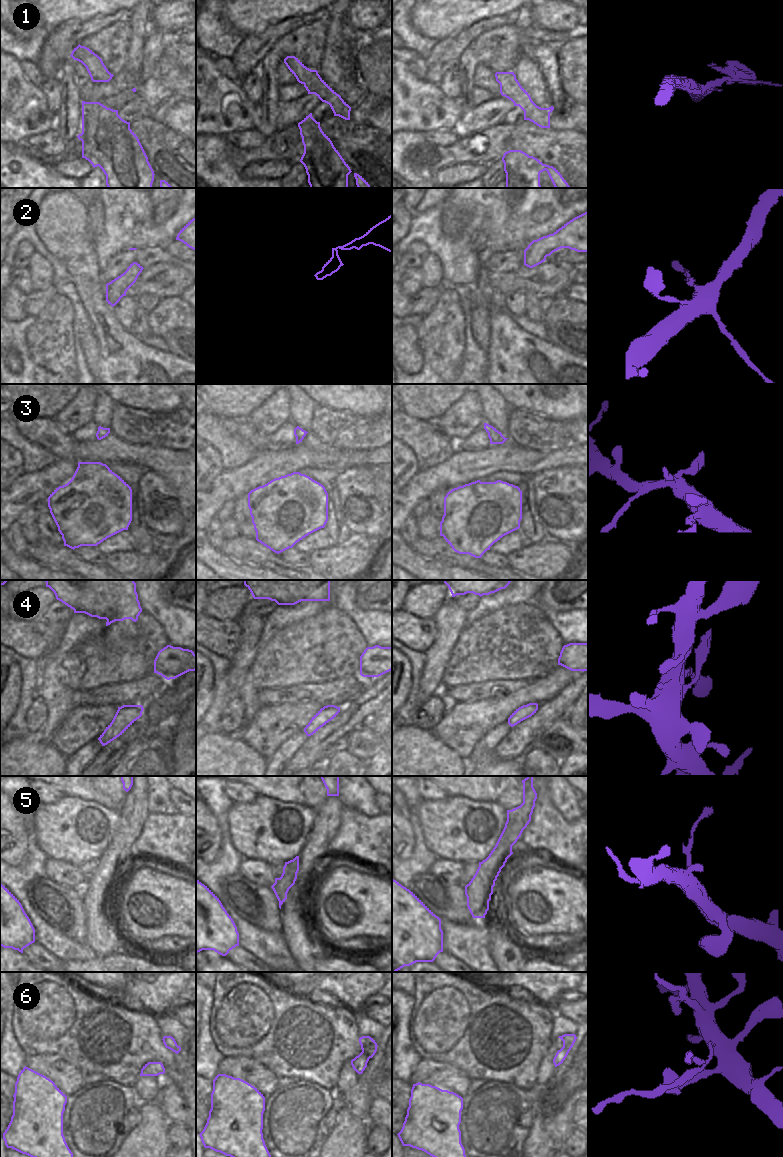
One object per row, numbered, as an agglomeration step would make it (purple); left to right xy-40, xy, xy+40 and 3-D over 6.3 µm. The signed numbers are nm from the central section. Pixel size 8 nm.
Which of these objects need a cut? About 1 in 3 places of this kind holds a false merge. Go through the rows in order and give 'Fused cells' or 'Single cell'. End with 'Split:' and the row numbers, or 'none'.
1: Fused cells
2: Fused cells
3: Single cell
4: Single cell
5: Fused cells
6: Fused cells
Split: 1, 2, 5, 6

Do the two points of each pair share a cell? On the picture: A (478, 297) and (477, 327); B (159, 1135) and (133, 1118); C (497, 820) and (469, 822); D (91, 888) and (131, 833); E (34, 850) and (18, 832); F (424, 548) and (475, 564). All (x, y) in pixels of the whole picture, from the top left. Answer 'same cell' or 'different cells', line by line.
A: same cell
B: different cells
C: same cell
D: same cell
E: different cells
F: same cell

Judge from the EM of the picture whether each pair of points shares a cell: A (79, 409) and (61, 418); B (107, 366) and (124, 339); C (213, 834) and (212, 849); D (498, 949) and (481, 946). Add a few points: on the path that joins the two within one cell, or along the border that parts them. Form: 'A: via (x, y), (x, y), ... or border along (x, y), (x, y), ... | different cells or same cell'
A: via (75, 410), (65, 418) | same cell
B: via (114, 362), (121, 355), (125, 346) | same cell
C: via (212, 838), (212, 845) | same cell
D: border along (490, 924), (489, 954), (494, 961) | different cells

